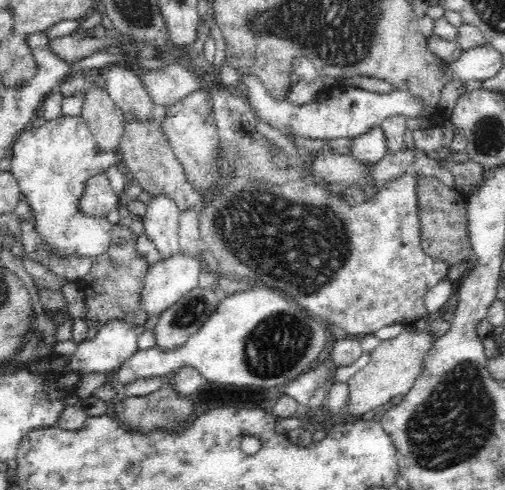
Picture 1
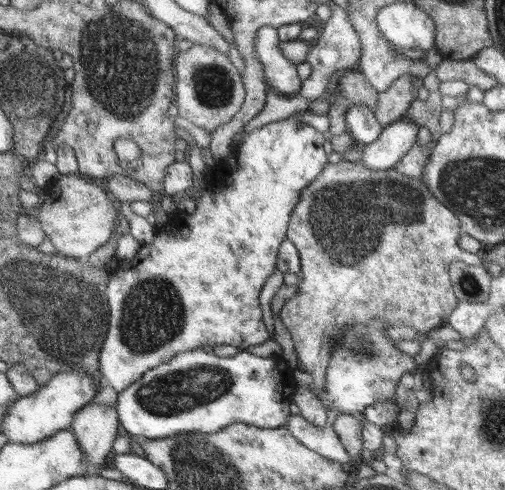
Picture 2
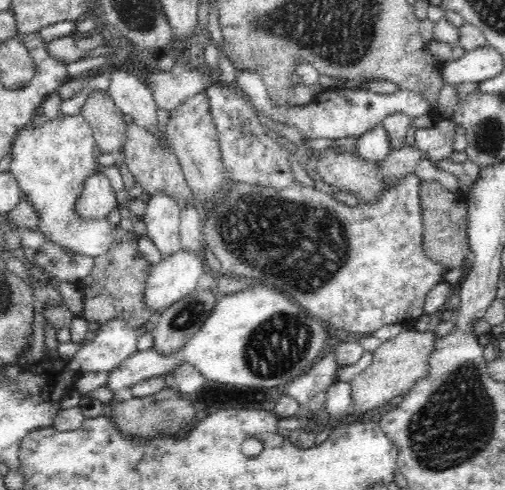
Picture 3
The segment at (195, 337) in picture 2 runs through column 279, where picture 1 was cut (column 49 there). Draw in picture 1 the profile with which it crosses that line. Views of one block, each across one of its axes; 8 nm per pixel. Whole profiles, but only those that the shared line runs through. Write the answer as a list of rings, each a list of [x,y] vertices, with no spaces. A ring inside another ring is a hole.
[[[60,115],[51,121],[46,121],[38,128],[30,125],[20,133],[12,146],[12,162],[10,172],[16,177],[21,190],[21,200],[28,203],[36,220],[36,232],[43,244],[55,250],[55,254],[62,254],[61,258],[83,256],[95,259],[104,254],[113,239],[113,225],[105,220],[87,215],[80,210],[79,202],[84,194],[87,181],[92,177],[105,172],[110,166],[116,165],[119,157],[115,152],[100,151],[97,149],[95,138],[89,126],[81,116]]]

